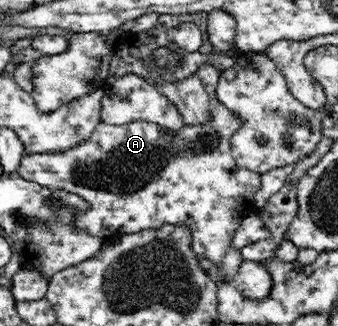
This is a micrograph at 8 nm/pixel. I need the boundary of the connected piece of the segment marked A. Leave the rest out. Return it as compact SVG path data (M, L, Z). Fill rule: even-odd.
M206 63L196 74L201 83L204 83L209 96L210 116L207 122L185 124L181 130L173 132L148 121L123 123L122 126L101 121L89 139L69 150L24 154L16 172L29 182L36 182L50 190L66 190L85 199L91 205L90 210L71 216L71 225L99 237L102 242L117 240L124 234L161 227L166 223L186 224L192 231L193 252L205 257L205 260L213 261L218 276L223 281L231 282L242 262L240 250L231 245L231 238L245 217L259 211L255 205L255 194L261 186L262 178L259 173L235 163L230 139L240 130L242 122L217 99L216 89L222 72Z

